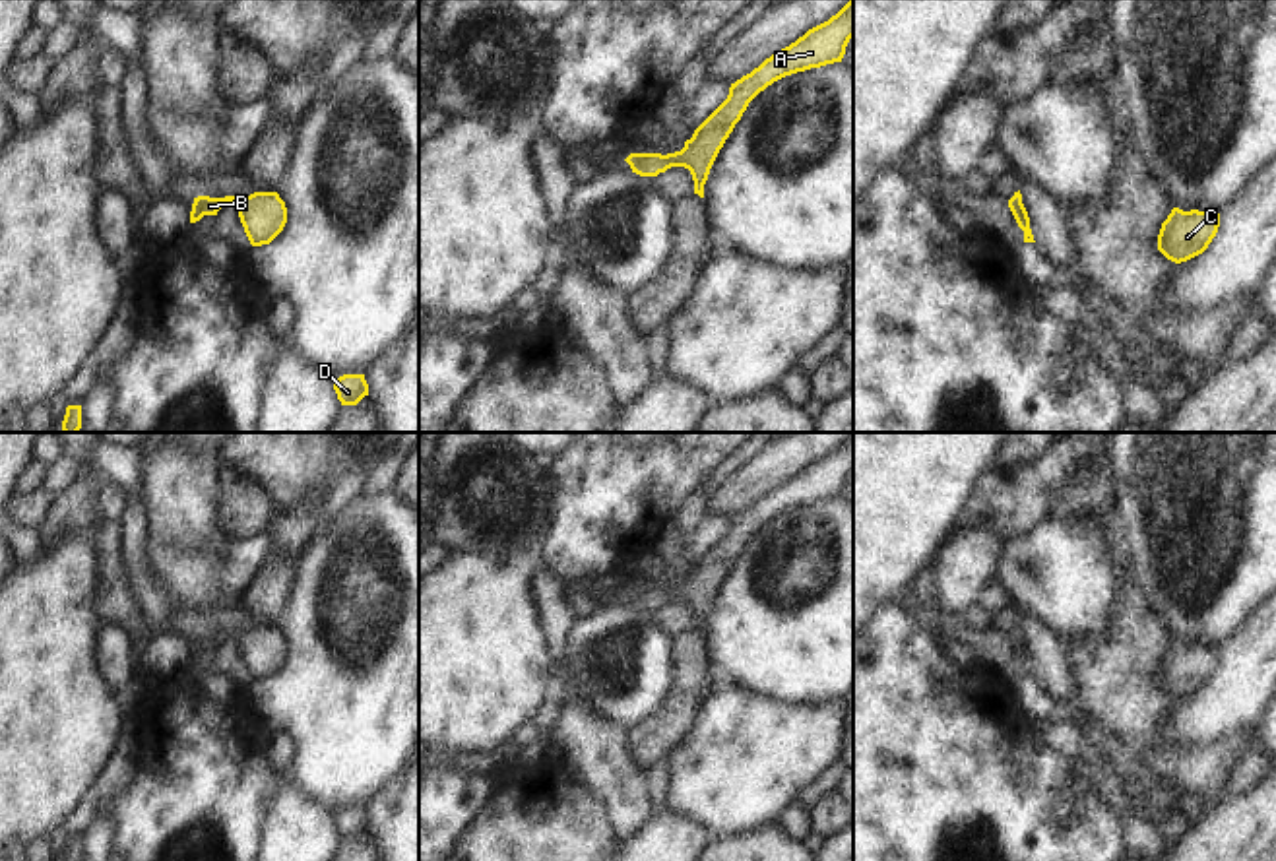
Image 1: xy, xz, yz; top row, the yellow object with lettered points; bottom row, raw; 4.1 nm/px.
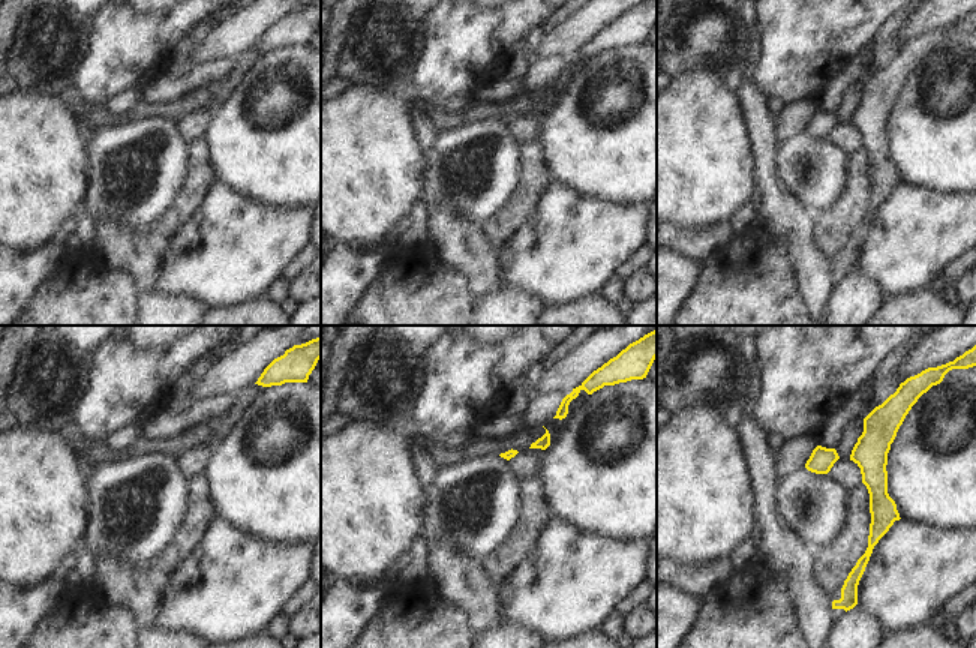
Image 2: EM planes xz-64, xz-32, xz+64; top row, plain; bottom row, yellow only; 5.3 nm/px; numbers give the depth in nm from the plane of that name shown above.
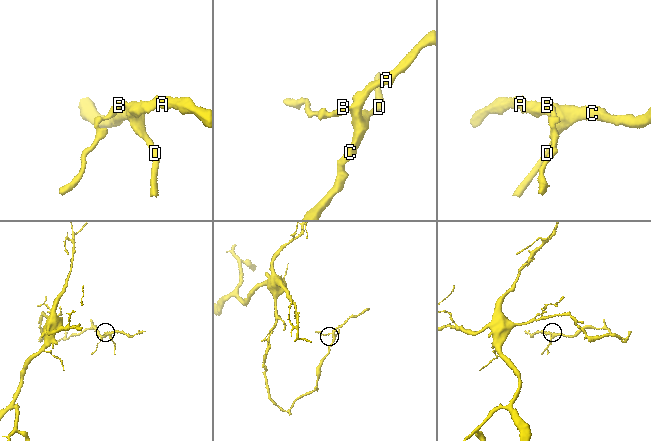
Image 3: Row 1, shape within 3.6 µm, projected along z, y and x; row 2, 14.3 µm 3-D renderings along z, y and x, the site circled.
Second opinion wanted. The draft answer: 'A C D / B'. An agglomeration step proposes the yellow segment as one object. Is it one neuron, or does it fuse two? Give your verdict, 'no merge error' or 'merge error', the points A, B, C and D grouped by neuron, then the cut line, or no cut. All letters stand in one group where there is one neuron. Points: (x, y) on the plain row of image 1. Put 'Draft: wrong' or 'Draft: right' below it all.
no merge error | A B C D | no cut
Draft: wrong

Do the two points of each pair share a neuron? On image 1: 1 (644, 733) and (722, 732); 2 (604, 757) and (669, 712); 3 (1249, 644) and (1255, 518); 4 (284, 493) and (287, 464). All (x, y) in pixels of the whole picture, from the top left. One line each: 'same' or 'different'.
1: different
2: different
3: different
4: same

